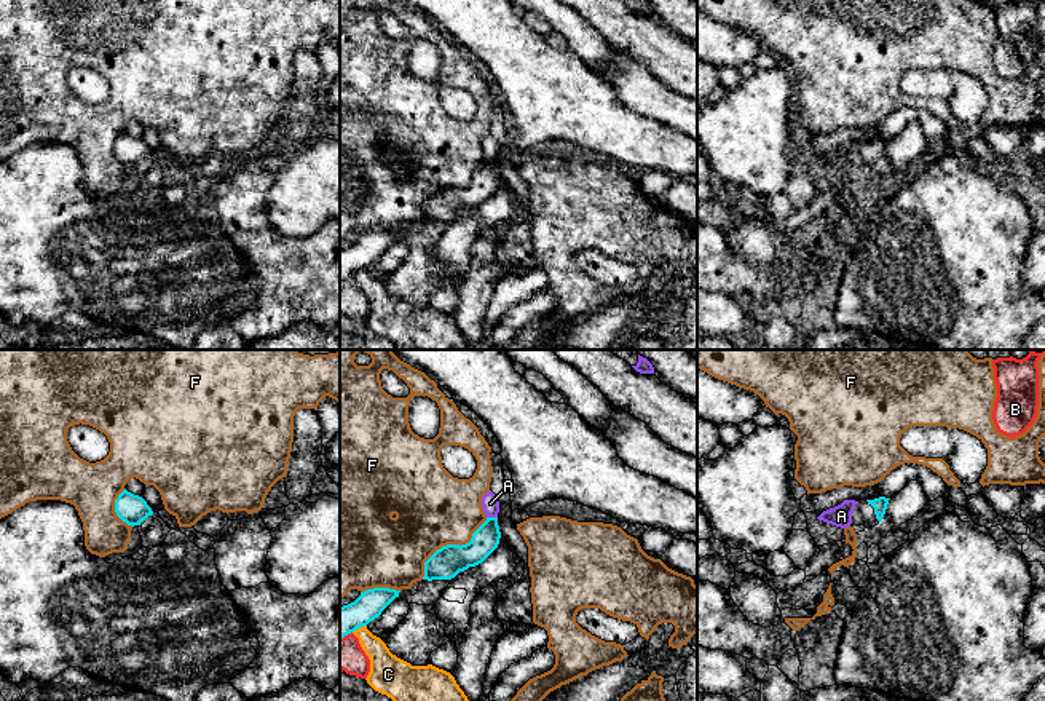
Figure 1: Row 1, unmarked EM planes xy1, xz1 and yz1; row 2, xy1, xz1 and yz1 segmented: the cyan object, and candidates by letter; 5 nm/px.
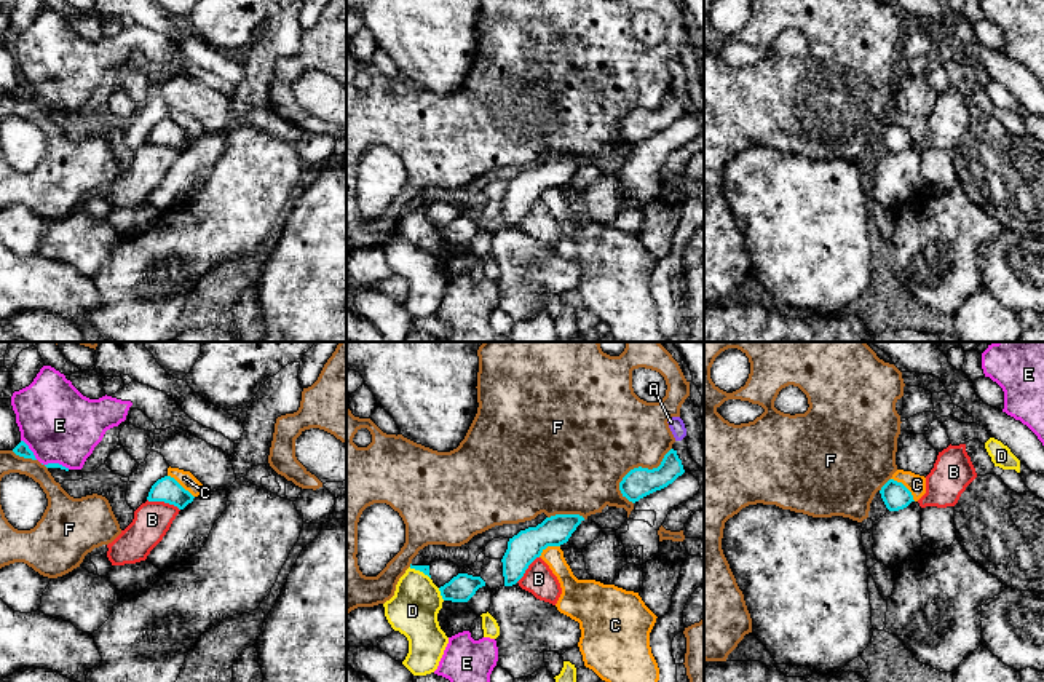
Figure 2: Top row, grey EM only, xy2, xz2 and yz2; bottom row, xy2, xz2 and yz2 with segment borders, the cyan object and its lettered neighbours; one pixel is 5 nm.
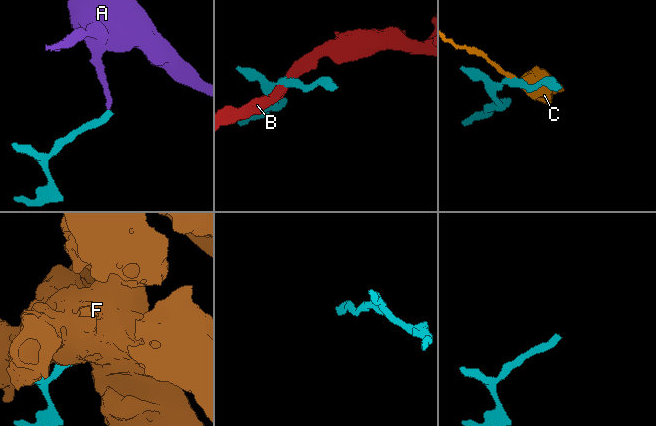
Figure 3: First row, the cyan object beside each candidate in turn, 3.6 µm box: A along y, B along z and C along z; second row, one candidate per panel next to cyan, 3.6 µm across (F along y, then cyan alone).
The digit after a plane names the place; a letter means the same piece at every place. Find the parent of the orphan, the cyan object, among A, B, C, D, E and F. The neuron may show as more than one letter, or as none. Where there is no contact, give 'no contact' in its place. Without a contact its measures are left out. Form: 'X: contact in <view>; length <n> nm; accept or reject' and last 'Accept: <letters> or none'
A: contact in xz1; length 60 nm; reject
B: contact in xy2; length 180 nm; reject
C: contact in yz2; length 170 nm; reject
D: contact in xz2; length 70 nm; reject
E: contact in xy2; length 130 nm; reject
F: contact in xz1; length 460 nm; reject
Accept: none

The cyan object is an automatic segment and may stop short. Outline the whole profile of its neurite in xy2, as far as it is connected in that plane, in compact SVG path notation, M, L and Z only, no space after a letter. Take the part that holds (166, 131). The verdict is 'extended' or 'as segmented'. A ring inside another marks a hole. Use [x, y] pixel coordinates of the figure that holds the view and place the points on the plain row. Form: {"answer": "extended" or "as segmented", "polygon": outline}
{"answer": "as segmented", "polygon": "M171 118L158 121L152 128L147 139L148 144L164 144L177 149L179 152L184 152L188 145L193 144L193 141L195 139Z"}

